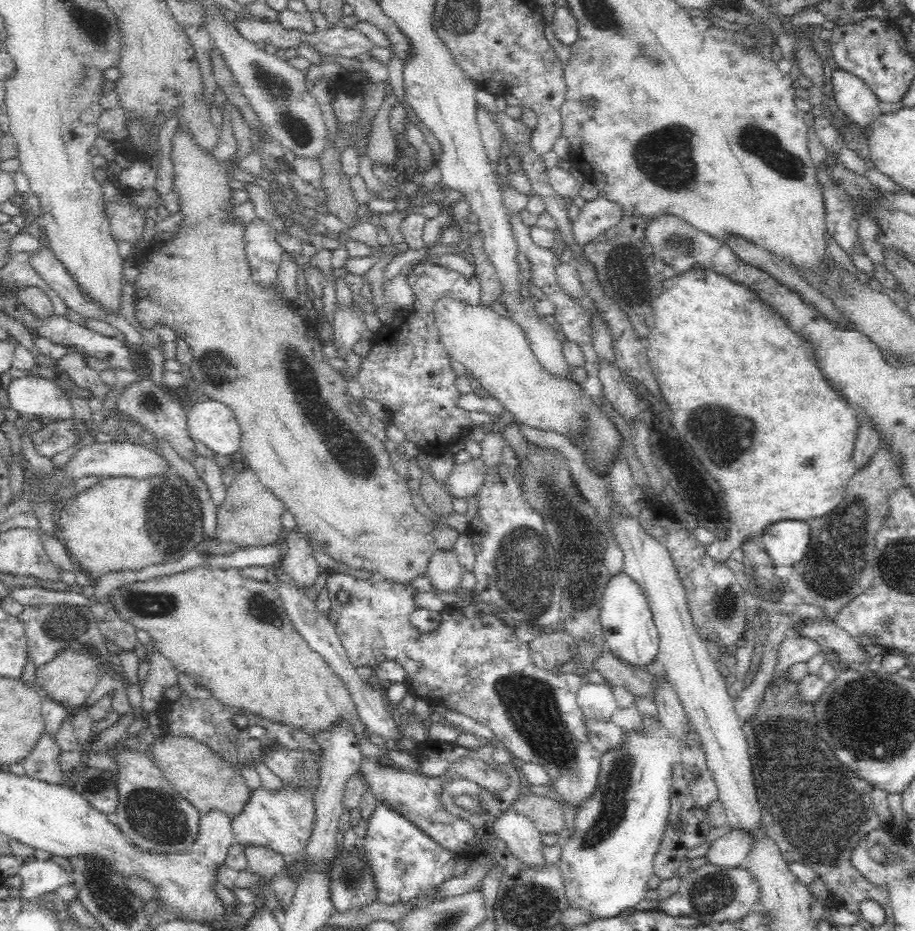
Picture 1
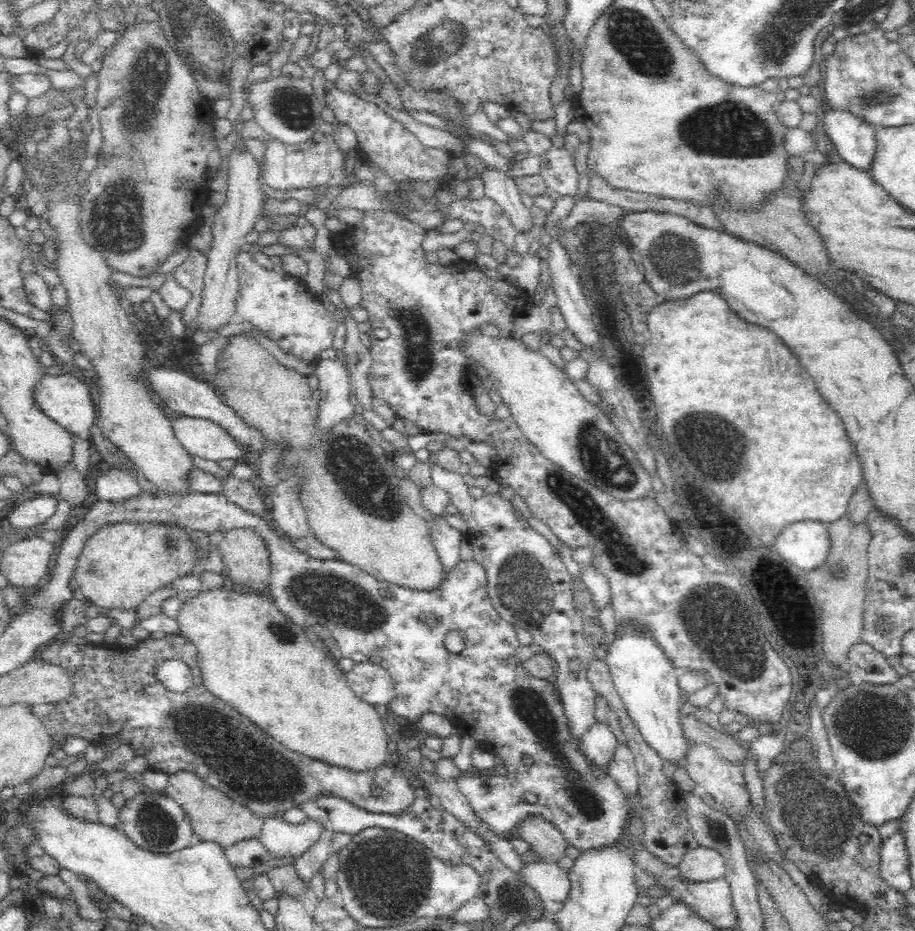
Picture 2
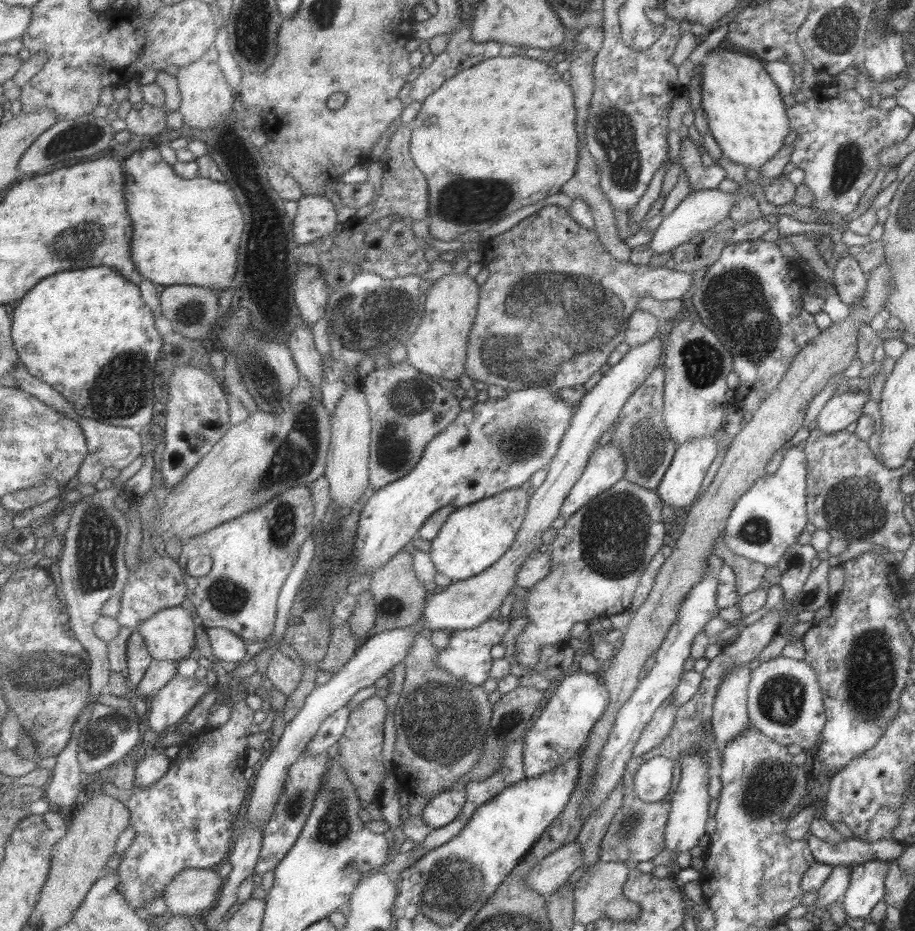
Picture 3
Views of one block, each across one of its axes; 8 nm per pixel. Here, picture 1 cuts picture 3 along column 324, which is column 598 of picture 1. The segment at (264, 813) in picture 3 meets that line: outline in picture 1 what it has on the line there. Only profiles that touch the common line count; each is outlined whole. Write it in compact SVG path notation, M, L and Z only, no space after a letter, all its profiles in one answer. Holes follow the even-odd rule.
M586 681L578 690L577 703L585 720L596 722L612 721L612 714L618 707L608 684L590 684Z

